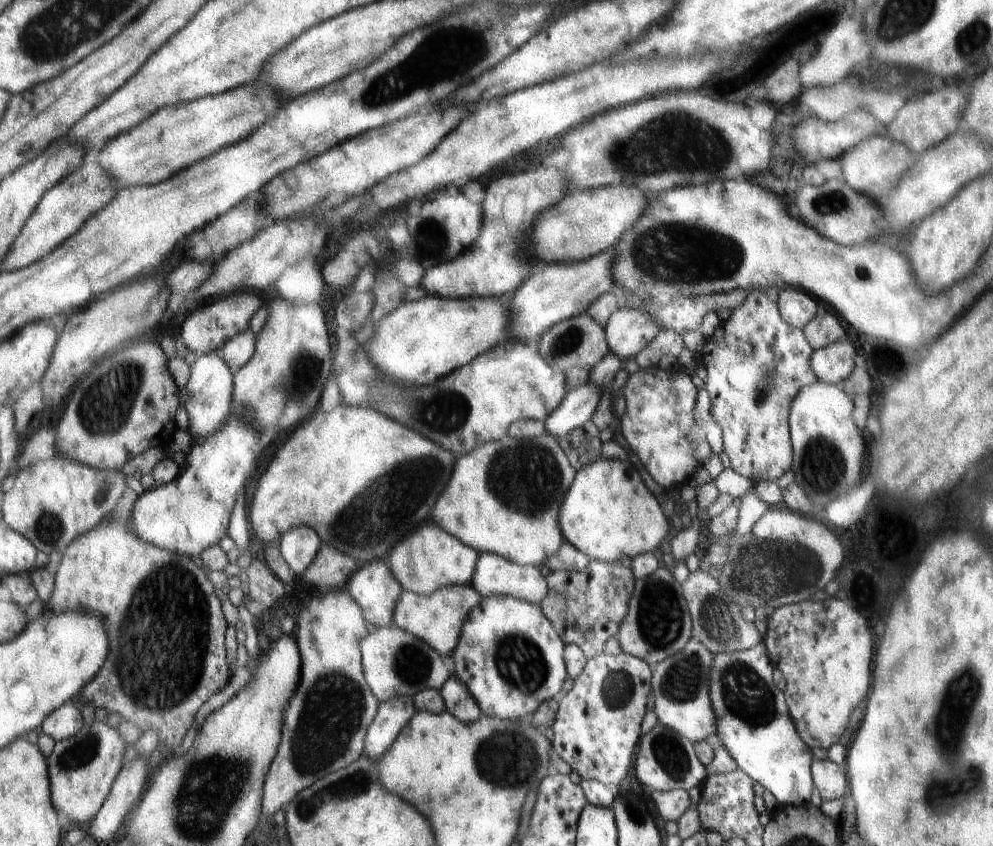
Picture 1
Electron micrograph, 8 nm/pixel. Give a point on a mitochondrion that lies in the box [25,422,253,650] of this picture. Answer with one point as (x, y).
(49, 527)

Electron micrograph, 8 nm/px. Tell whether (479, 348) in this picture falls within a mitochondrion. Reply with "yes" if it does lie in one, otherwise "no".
no

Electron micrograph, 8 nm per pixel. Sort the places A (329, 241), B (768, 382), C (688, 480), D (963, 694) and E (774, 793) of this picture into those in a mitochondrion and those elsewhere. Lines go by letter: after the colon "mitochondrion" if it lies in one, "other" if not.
A: other
B: mitochondrion
C: other
D: mitochondrion
E: other

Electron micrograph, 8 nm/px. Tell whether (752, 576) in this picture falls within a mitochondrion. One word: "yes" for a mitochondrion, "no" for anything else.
yes

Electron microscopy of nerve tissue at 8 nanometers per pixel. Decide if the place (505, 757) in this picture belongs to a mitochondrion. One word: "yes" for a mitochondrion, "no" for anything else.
yes

